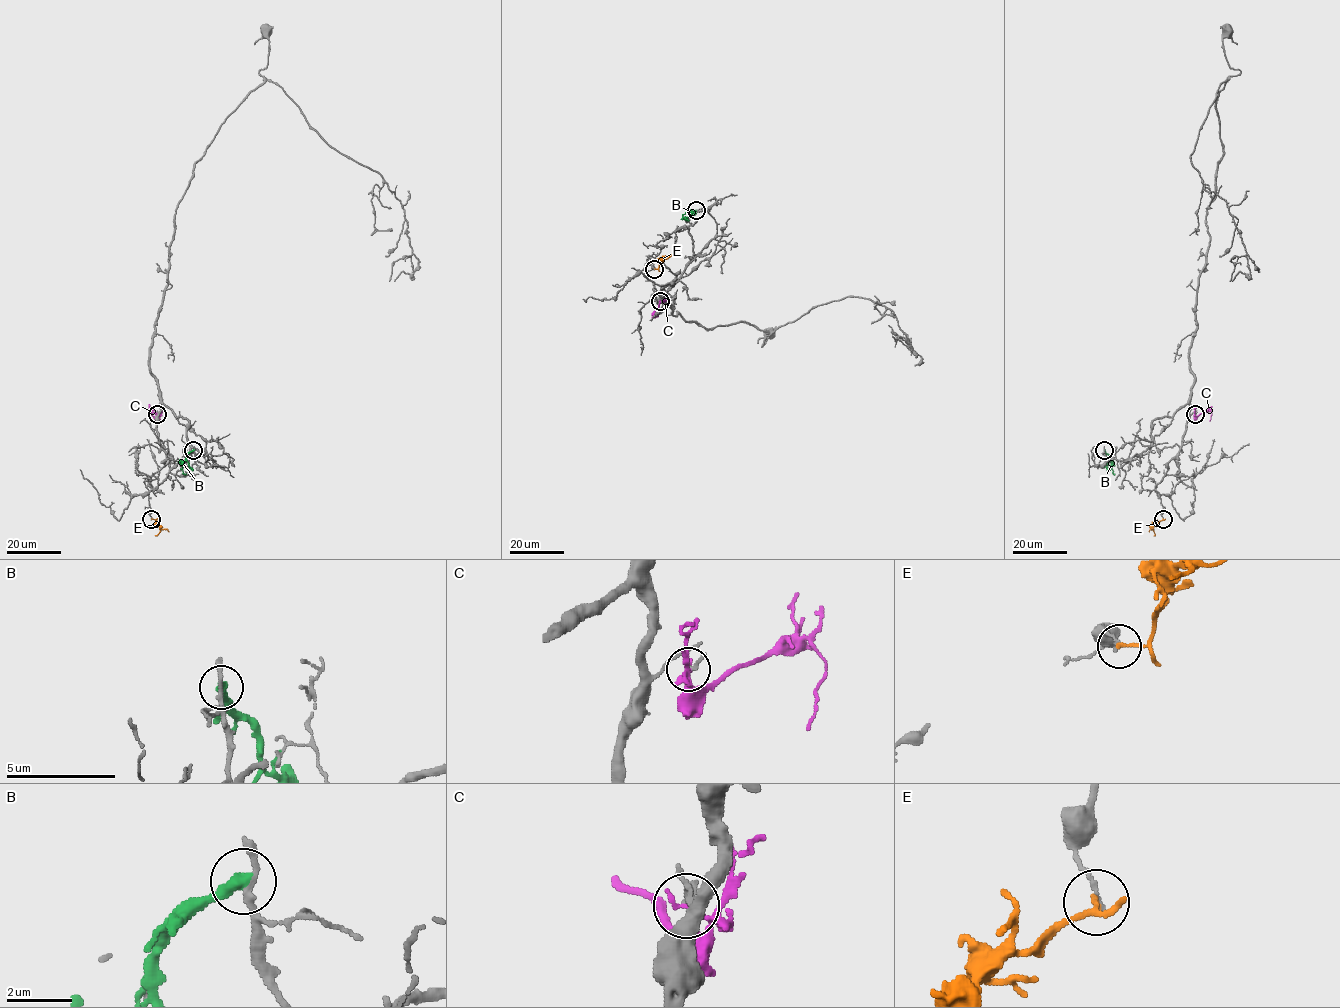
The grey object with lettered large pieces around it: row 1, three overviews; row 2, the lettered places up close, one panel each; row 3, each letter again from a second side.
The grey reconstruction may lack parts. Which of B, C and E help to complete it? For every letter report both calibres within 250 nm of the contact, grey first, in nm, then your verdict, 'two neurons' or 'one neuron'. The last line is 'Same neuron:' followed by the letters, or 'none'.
B: 190/400 nm | two neurons
C: 140/150 nm | two neurons
E: 150/150 nm | two neurons
Same neuron: none

